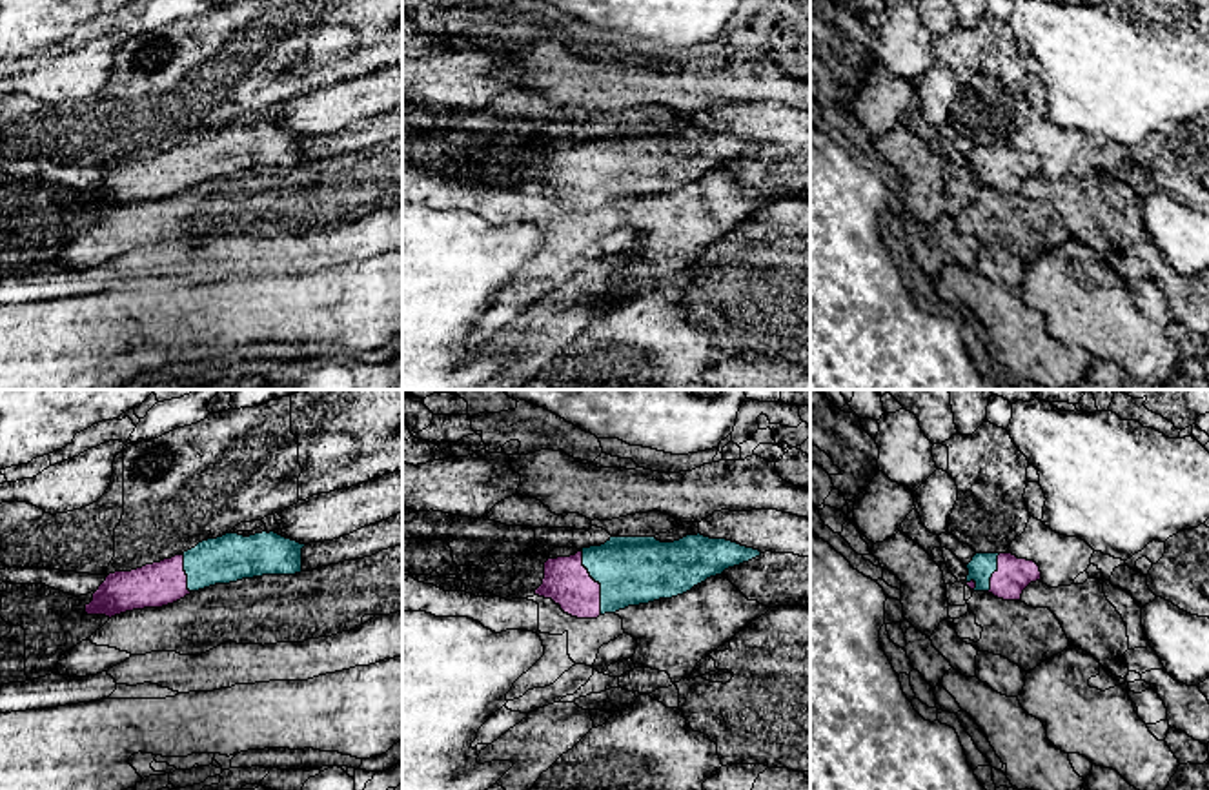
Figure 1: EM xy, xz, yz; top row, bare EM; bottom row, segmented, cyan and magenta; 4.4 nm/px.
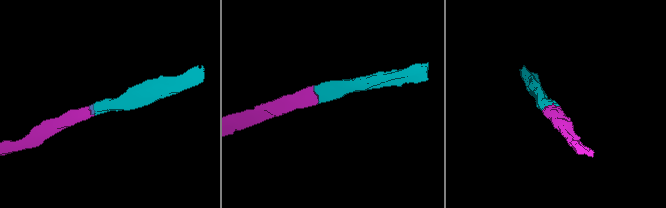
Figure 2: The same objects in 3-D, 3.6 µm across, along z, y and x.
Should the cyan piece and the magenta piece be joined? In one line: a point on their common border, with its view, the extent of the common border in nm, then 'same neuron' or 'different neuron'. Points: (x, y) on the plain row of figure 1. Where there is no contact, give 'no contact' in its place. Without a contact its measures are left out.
contact xz (598, 173); length 300 nm; same neuron

